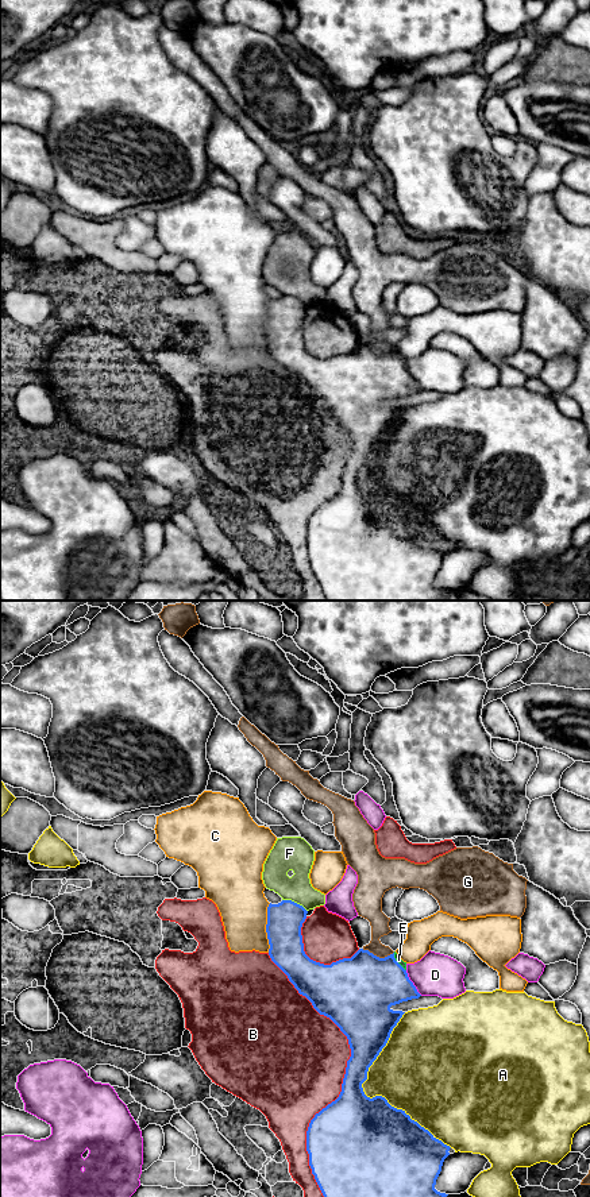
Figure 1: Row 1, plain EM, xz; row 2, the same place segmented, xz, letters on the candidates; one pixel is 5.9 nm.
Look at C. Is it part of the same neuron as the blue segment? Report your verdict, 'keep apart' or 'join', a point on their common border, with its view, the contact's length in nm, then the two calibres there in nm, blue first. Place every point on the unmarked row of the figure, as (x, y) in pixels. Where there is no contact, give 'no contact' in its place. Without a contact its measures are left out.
keep apart; meets blue in xz at (266, 323); contact 300 nm long; 220 nm thick on the blue side, 300 nm on the other

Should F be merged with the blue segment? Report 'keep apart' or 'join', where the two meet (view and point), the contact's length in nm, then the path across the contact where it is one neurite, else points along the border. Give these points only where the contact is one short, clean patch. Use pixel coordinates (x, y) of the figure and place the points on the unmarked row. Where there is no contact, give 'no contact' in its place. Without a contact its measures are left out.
keep apart | xz (293, 297) | 170 nm | along xz (282, 294), (290, 294), (307, 307)

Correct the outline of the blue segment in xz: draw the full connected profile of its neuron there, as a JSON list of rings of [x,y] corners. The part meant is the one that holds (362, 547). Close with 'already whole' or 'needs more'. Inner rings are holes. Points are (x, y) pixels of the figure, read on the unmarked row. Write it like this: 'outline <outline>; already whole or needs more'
outline [[[292,296],[269,300],[269,351],[298,389],[340,424],[351,444],[339,493],[315,510],[306,526],[312,569],[327,601],[439,601],[448,590],[437,587],[435,580],[451,542],[405,506],[392,502],[382,491],[367,493],[362,483],[369,463],[405,409],[390,402],[421,390],[396,356],[394,348],[379,354],[359,344],[351,354],[331,360],[311,355],[304,347],[301,331],[306,309],[302,301]]]; already whole

